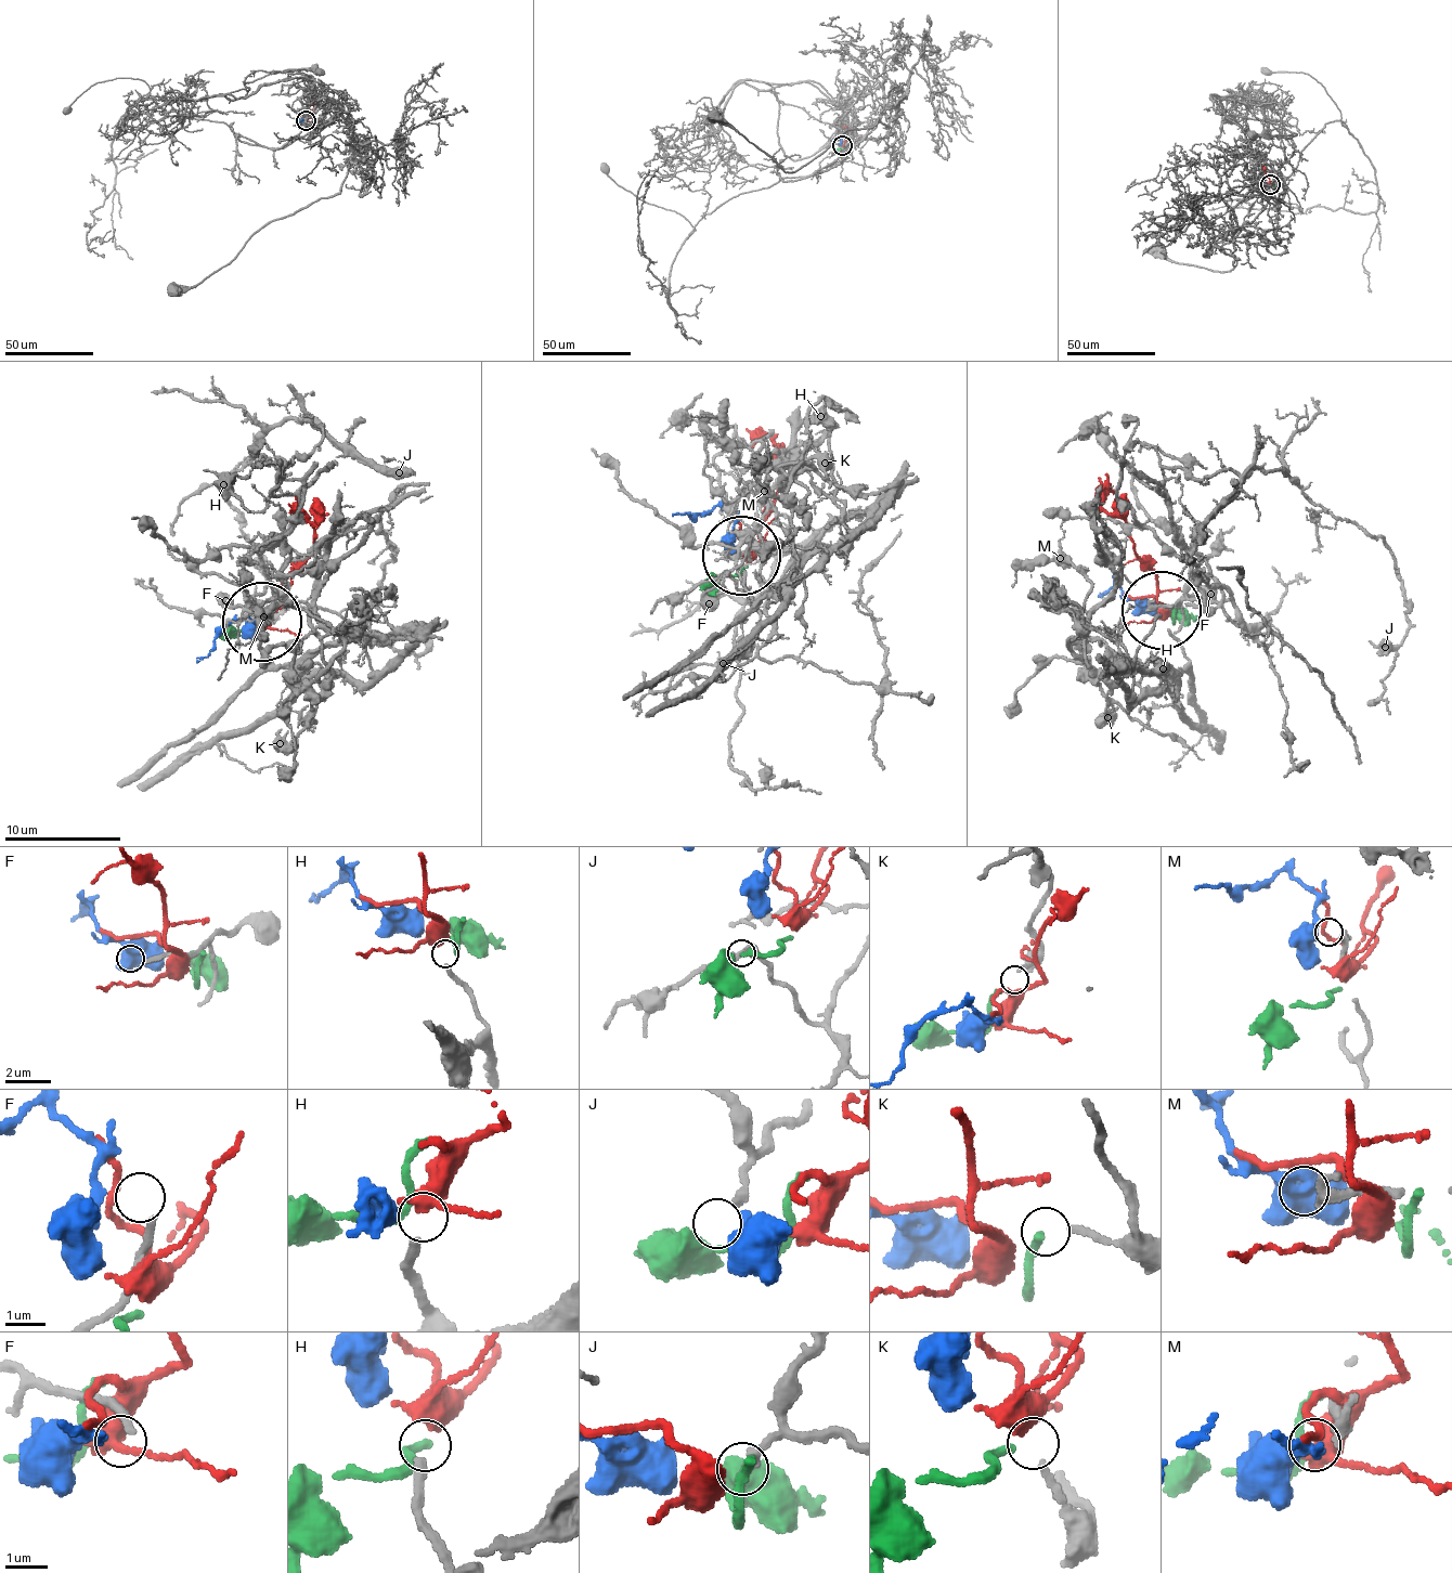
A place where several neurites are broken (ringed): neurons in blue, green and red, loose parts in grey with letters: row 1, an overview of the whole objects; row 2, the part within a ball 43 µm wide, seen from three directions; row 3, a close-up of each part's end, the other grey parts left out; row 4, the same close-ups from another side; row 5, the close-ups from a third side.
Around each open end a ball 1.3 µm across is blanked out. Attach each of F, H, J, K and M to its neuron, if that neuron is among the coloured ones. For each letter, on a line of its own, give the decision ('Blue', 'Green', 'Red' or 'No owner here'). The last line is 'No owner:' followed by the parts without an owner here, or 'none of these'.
F: No owner here
H: Red
J: No owner here
K: Green
M: Blue
No owner: F, J

